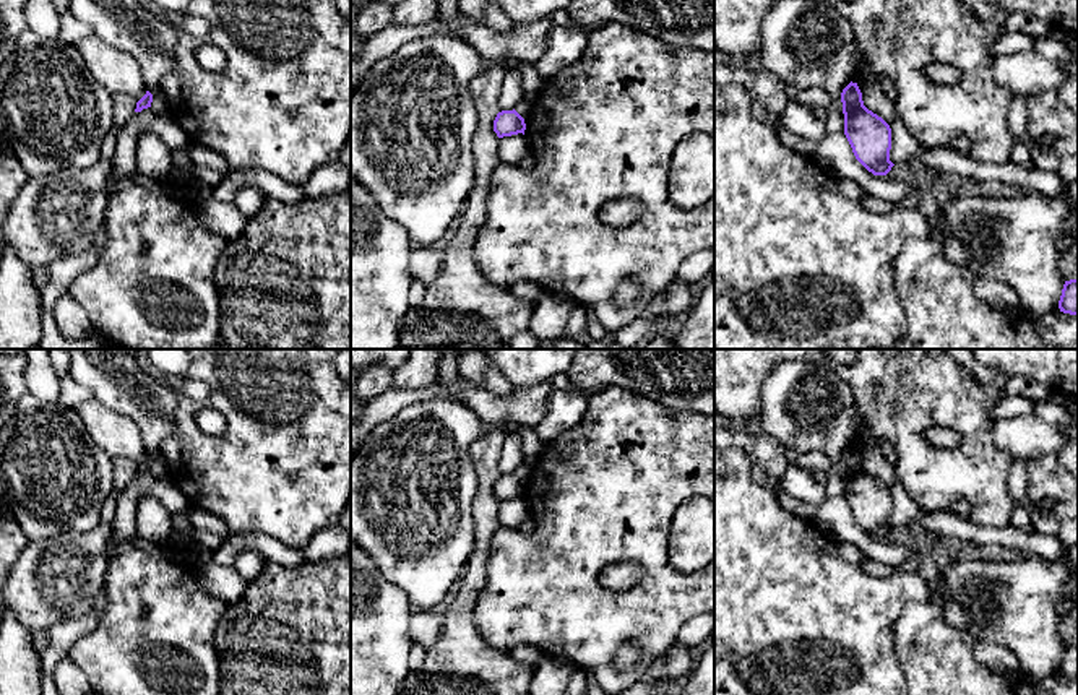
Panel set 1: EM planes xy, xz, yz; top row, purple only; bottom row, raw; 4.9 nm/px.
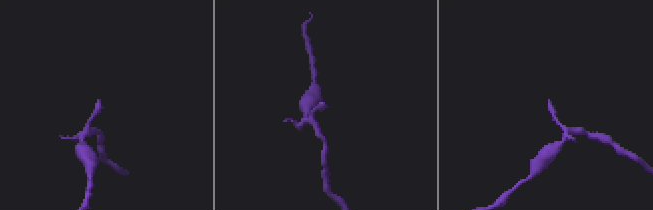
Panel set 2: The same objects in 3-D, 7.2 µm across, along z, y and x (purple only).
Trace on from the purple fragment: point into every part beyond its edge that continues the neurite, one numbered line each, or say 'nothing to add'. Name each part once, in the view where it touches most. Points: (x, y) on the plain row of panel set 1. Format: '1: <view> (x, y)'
nothing to add

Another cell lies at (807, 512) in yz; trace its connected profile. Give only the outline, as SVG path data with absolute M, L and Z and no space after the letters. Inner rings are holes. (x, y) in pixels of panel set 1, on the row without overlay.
M770 479L768 486L774 490L774 494L784 510L791 512L792 515L796 515L805 521L815 521L817 507L808 505L808 503L792 497L791 494L787 494L783 489L783 484L776 479Z

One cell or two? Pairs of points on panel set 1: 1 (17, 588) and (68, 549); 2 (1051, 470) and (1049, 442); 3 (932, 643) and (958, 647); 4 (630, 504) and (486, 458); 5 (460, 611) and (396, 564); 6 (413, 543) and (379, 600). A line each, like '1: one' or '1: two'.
1: one
2: two
3: one
4: two
5: two
6: two

